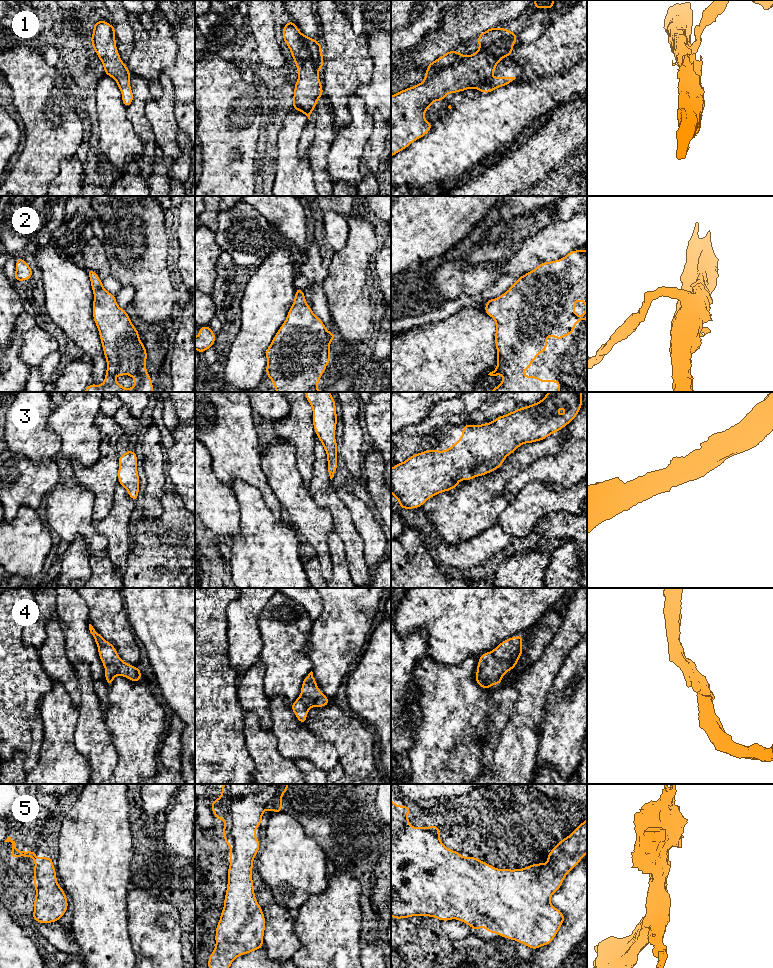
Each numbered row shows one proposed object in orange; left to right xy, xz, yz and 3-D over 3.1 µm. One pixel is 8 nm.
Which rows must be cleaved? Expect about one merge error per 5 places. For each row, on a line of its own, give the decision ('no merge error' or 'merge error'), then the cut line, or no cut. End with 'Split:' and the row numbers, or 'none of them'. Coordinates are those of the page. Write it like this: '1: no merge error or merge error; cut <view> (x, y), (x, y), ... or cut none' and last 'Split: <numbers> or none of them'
1: no merge error; cut none
2: no merge error; cut none
3: no merge error; cut none
4: no merge error; cut none
5: no merge error; cut none
Split: none of them

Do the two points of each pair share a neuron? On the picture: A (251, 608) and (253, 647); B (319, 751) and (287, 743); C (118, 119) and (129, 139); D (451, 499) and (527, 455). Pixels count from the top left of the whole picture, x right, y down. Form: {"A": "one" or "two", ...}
{"A": "one", "B": "one", "C": "one", "D": "one"}

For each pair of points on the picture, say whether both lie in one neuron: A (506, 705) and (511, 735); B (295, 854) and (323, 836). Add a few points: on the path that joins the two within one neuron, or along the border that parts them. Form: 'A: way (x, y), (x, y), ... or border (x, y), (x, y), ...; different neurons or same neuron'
A: border (517, 697), (513, 712), (500, 731), (499, 741); different neurons
B: border (300, 824), (304, 831), (325, 853); different neurons

